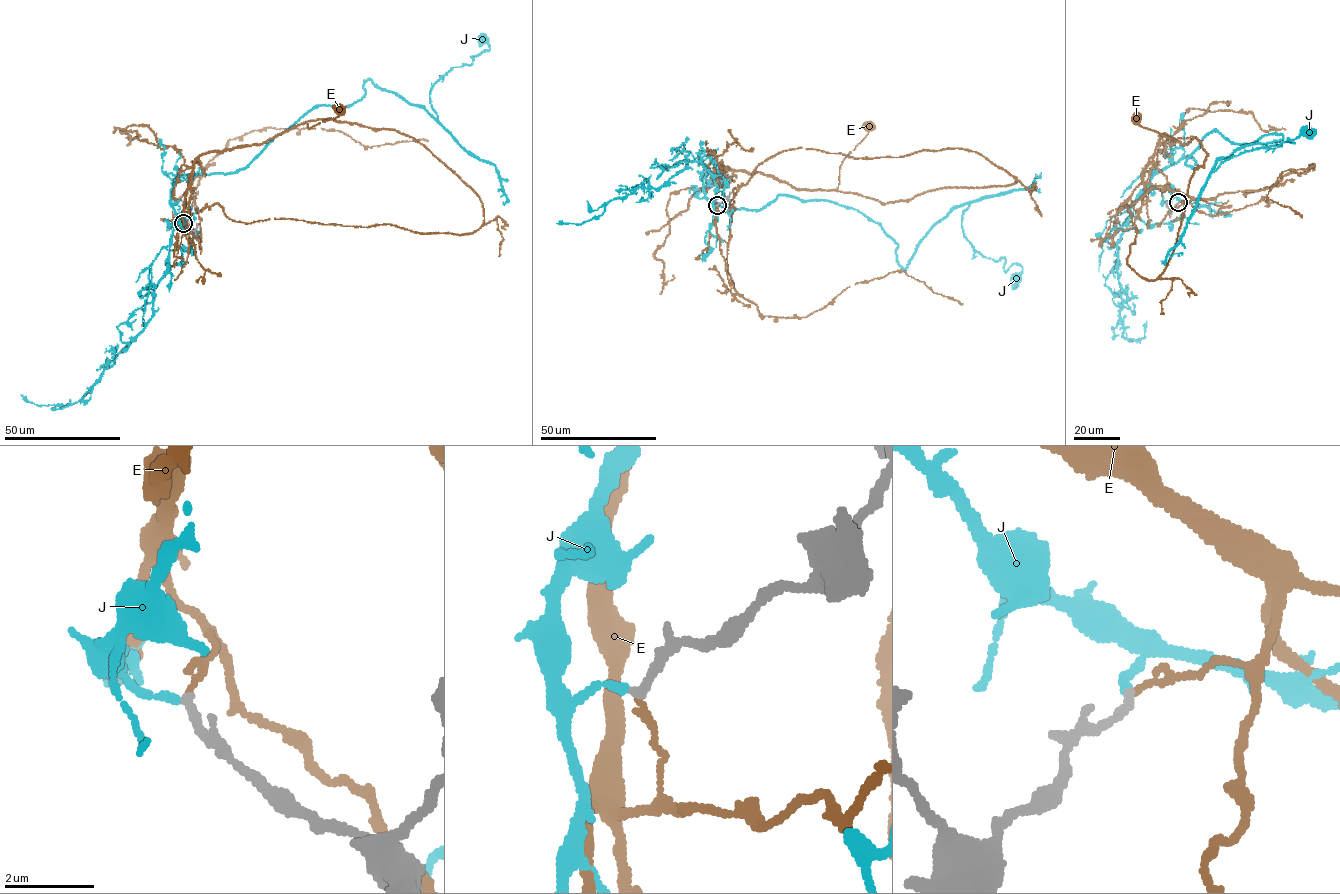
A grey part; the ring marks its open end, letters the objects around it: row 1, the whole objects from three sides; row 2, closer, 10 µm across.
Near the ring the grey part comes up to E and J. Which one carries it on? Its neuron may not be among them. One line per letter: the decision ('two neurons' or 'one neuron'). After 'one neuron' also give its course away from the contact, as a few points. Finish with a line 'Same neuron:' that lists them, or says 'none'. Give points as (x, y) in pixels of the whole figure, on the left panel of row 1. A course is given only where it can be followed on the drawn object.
E: two neurons
J: one neuron; it runs (183, 223), (177, 177), (246, 167), (368, 79), (436, 119), (432, 86), (488, 50), (482, 38)
Same neuron: J

